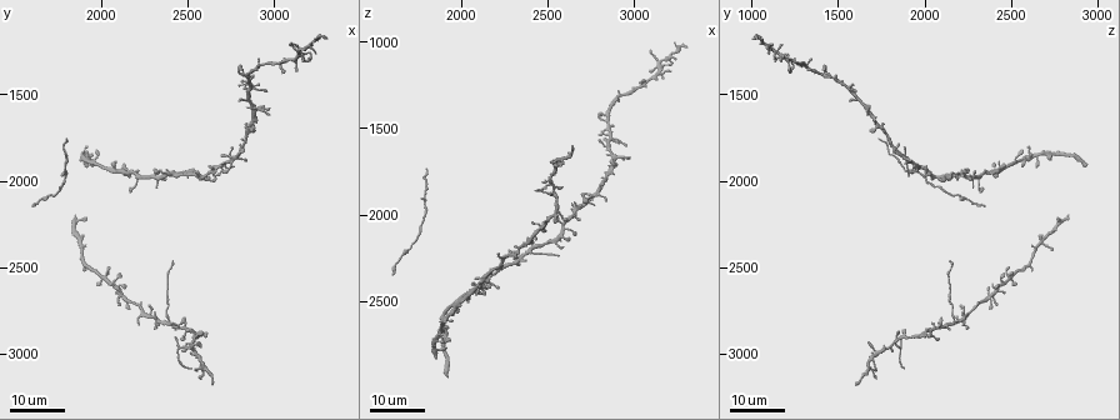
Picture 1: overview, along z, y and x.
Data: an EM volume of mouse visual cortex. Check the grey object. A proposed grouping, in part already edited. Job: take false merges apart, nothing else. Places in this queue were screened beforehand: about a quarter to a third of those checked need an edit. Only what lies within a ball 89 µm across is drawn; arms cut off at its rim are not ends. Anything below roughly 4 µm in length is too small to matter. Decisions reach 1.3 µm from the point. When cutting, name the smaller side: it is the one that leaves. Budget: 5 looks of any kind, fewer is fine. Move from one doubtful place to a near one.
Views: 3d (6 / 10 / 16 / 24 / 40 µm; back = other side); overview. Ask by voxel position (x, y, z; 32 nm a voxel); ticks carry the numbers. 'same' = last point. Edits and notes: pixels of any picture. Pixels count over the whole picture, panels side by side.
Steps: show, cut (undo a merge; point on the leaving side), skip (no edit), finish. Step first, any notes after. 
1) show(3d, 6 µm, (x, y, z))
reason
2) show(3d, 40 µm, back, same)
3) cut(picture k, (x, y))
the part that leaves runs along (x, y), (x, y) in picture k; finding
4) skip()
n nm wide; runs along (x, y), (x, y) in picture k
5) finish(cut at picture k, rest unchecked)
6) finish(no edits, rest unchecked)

show(3d, 24 µm, (2580, 3080, 1680))
thin arm on a thick one

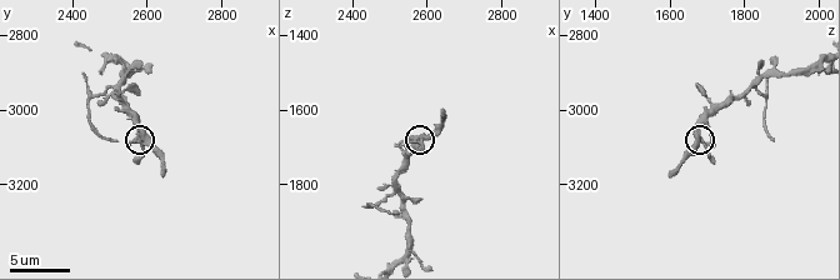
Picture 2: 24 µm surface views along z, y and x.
show(3d, 10 µm, same)
closer look

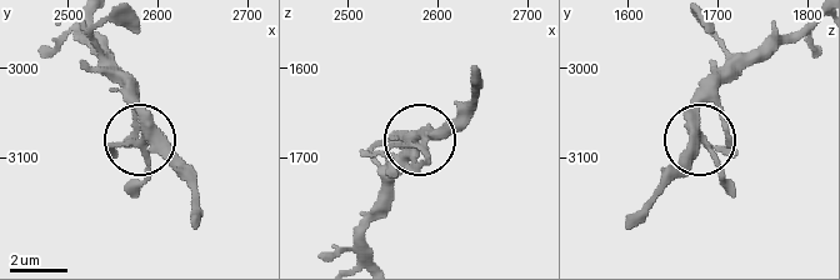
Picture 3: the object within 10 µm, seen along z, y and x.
show(3d, 6 µm, (2590, 3080, 1685))

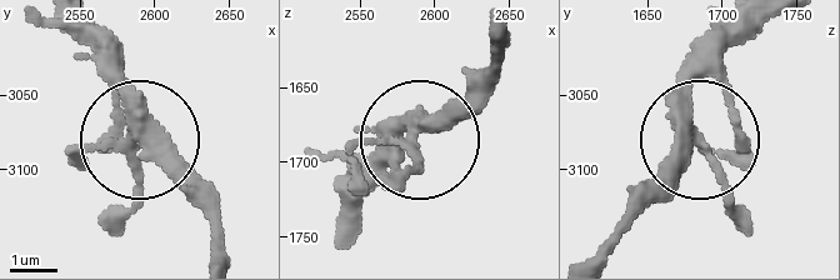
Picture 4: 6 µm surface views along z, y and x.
skip()
runs along (343, 198), (410, 126), (410, 161), (390, 181) in picture 4; continuous, no second neuron

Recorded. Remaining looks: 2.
show(3d, 16 µm, (2400, 2800, 2180))

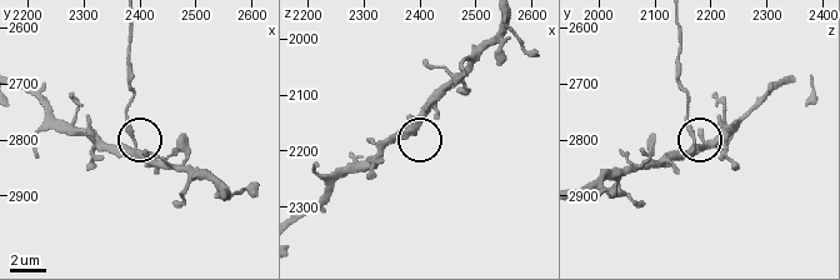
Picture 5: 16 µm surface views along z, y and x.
show(3d, 10 µm, (2390, 2800, 2165))

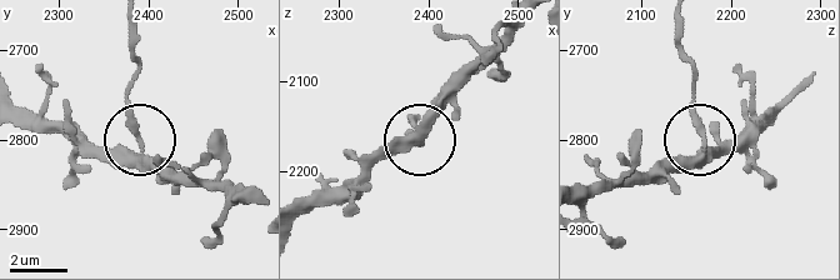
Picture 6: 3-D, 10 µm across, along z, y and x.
cut(picture 6, (125, 111))
the part that leaves runs along (141, 143), (126, 101), (139, 66), (134, 23) in picture 6; a second neuron is stuck on

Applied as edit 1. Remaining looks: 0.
finish(cut at picture 6, rest unchecked)

